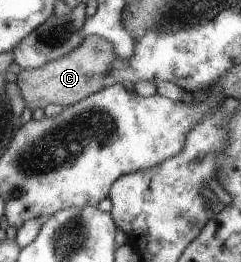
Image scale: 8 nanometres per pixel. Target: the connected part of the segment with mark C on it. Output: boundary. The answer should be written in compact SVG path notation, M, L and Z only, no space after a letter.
M89 34L66 55L46 62L37 68L20 70L16 84L25 101L25 106L28 106L31 111L35 108L43 109L49 103L61 105L63 108L104 88L103 81L115 59L112 44L108 40Z

